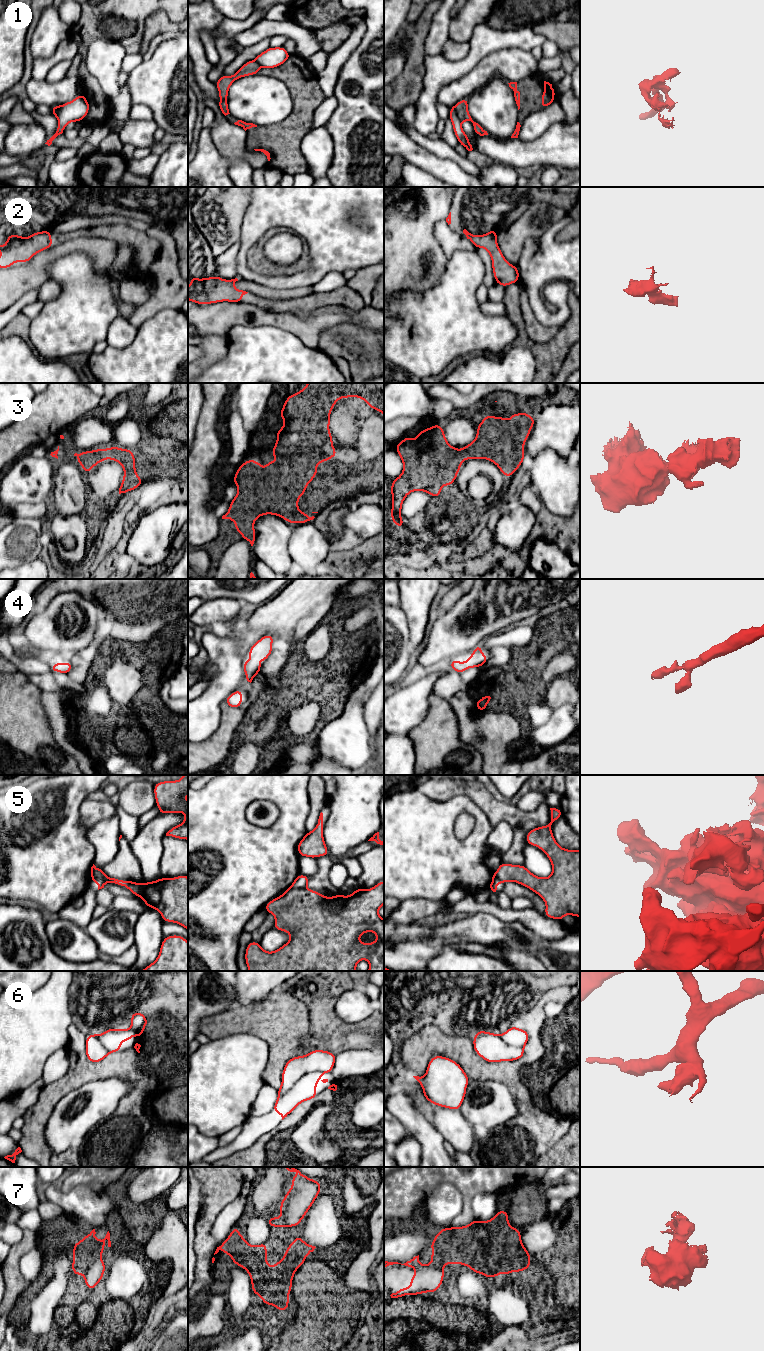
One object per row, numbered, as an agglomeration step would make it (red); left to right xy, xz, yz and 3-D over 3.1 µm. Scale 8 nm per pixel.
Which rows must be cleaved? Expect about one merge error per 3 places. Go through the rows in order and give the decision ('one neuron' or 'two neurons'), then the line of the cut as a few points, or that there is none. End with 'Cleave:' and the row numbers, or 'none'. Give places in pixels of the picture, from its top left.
1: two neurons; cut yz (453, 106), (457, 117), (461, 121)
2: one neuron; cut none
3: one neuron; cut none
4: one neuron; cut none
5: two neurons; cut xz (305, 887), (288, 889), (285, 892)
6: one neuron; cut none
7: two neurons; cut xy (98, 1258), (89, 1266), (84, 1274)
Cleave: 1, 5, 7

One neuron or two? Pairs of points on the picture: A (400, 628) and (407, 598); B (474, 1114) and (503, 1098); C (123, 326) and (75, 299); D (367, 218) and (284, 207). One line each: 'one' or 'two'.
A: two
B: one
C: two
D: one

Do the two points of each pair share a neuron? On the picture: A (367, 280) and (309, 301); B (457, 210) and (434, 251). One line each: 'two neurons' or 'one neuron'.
A: two neurons
B: two neurons

